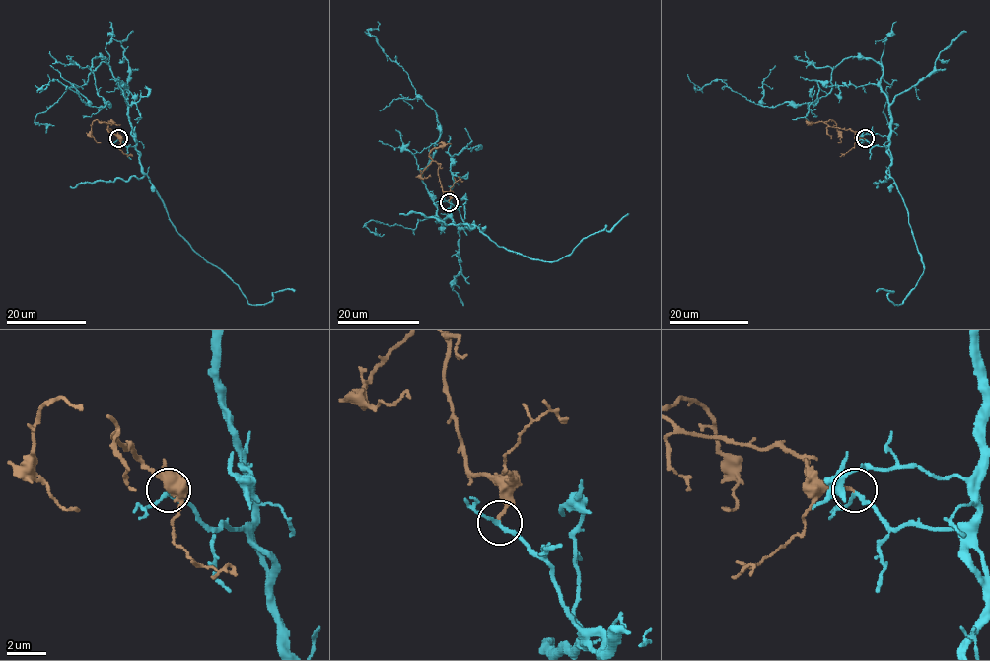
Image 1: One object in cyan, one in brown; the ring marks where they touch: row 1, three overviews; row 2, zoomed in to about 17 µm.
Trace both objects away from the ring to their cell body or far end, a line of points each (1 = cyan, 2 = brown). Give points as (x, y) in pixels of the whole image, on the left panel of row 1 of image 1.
1: (118, 139), (135, 143), (106, 58), (96, 56), (90, 70), (104, 107), (57, 80), (40, 90), (48, 74)
2: (118, 139), (108, 125), (96, 119), (91, 124), (91, 135), (100, 142)

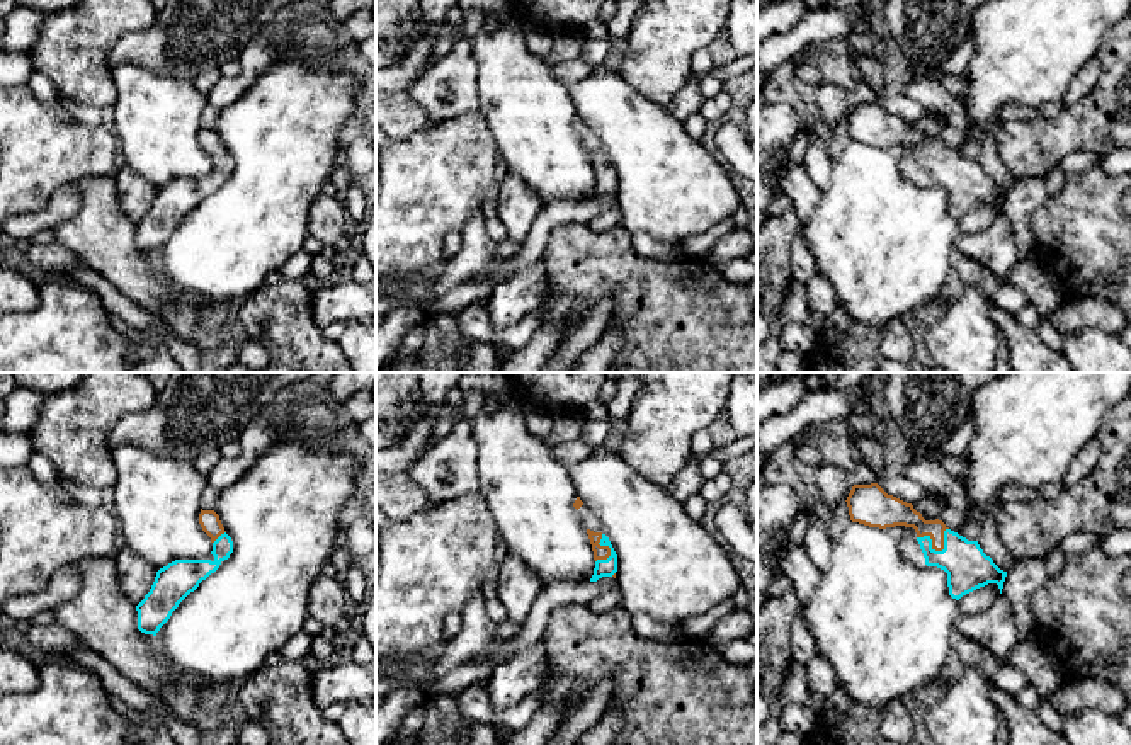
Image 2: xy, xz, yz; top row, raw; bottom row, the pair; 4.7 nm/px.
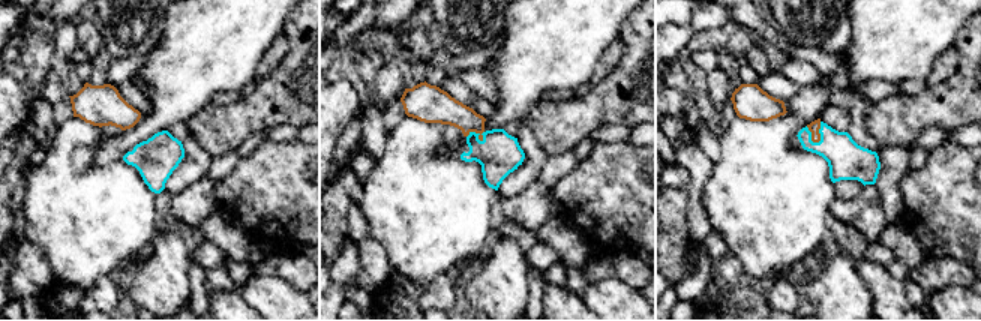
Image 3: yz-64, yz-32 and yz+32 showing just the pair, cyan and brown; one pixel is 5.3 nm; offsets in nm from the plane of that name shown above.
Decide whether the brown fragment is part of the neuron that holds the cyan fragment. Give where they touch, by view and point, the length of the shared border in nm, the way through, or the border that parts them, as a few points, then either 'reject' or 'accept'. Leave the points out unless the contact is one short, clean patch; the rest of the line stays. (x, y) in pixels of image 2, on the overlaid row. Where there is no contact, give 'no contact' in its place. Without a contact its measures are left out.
contact yz (937, 551); length 160 nm; way yz (968, 568), (953, 553), (937, 551), (937, 543), (900, 514); accept

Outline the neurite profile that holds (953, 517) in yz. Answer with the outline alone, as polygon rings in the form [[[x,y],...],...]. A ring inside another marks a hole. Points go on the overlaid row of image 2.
[[[946,505],[939,512],[939,520],[968,541],[976,541],[980,536],[978,522],[969,520],[964,509]]]

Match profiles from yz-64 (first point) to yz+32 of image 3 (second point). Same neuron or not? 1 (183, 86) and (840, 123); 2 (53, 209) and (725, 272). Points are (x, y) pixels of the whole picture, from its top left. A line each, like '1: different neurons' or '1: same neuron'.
1: different neurons
2: different neurons

